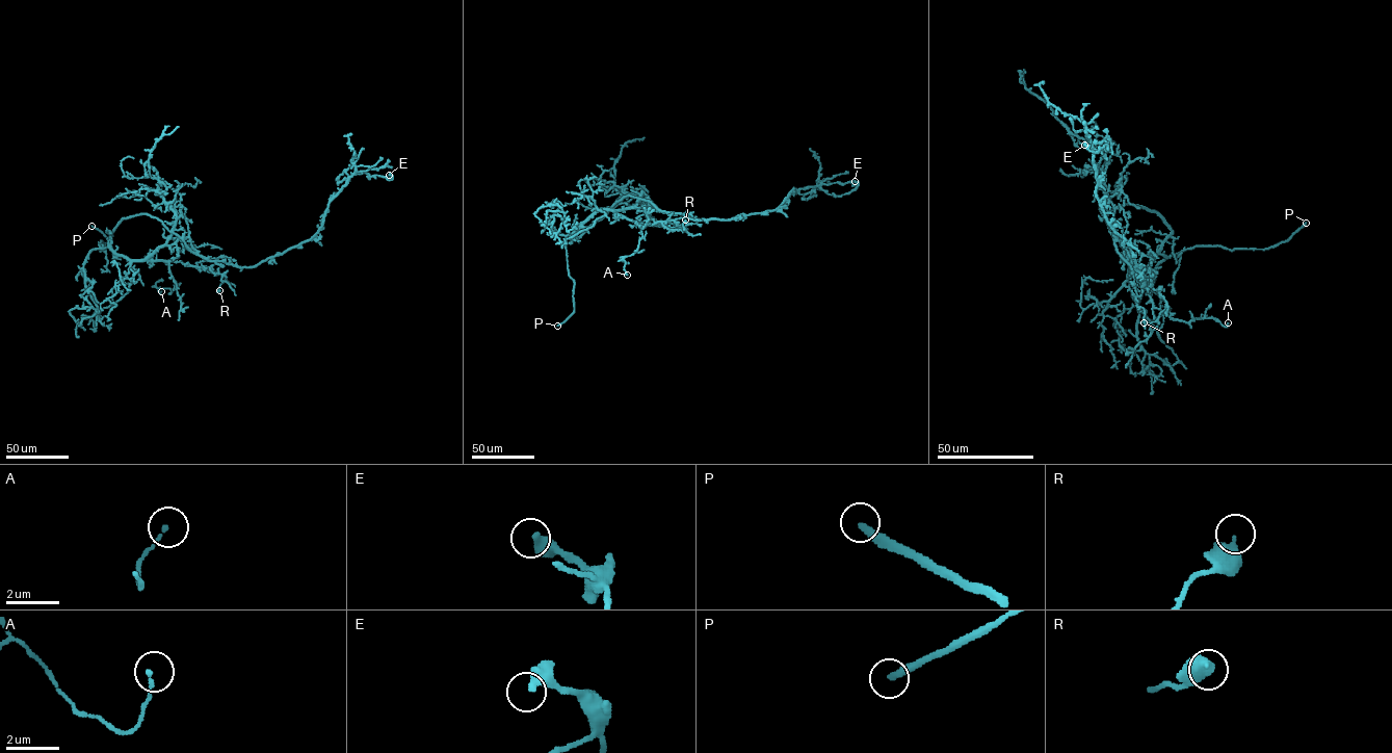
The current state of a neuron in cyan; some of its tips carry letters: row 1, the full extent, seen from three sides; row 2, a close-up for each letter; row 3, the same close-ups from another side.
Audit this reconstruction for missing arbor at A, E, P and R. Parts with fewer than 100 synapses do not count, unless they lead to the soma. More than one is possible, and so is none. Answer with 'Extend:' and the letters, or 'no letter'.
Extend: P

